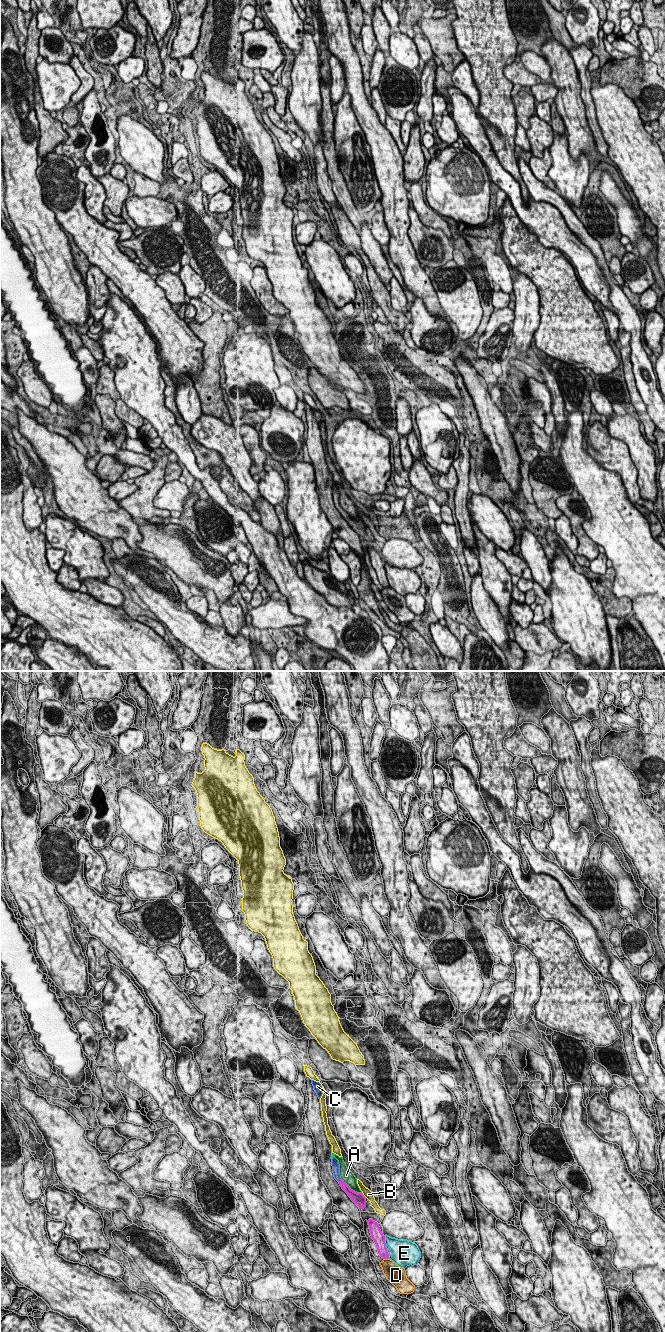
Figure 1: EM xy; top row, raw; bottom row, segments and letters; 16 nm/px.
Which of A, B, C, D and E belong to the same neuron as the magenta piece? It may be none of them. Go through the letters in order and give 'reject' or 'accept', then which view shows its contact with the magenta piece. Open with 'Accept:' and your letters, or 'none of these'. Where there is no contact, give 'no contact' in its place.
Accept: C
A: reject; meets magenta in xy
B: reject; meets magenta in xy
C: accept; meets magenta in xy
D: reject; meets magenta in xy
E: reject; meets magenta in xy

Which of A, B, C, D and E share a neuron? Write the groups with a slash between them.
A / B / C / D / E

